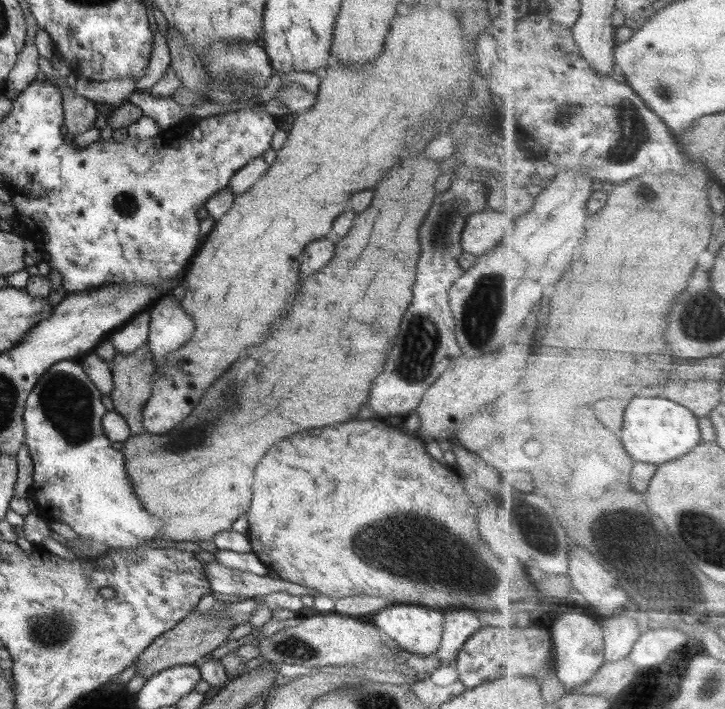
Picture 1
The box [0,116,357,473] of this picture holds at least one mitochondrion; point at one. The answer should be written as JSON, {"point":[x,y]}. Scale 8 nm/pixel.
{"point":[67,402]}

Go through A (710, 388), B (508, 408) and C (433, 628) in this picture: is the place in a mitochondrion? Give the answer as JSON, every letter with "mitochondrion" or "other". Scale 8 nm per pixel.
{"A":"other","B":"other","C":"other"}

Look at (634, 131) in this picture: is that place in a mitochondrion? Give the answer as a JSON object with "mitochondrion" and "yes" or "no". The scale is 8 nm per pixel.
{"mitochondrion":"yes"}

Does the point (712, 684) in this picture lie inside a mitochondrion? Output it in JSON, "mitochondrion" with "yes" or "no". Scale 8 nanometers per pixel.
{"mitochondrion":"yes"}

